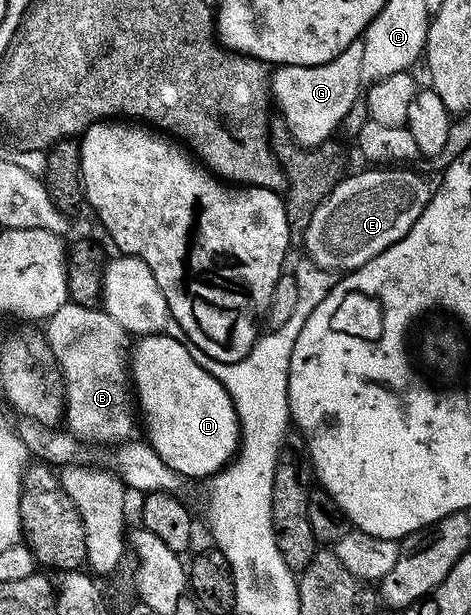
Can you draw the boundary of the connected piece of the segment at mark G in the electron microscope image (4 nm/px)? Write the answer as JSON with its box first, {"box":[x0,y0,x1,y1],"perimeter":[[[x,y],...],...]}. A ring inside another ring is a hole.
{"box":[270,40,364,142],"perimeter":[[[363,40],[352,42],[331,62],[320,66],[288,66],[283,64],[271,74],[270,91],[275,108],[284,114],[291,135],[301,139],[318,139],[327,142],[347,114],[357,106],[364,81],[360,68],[364,54]]]}

